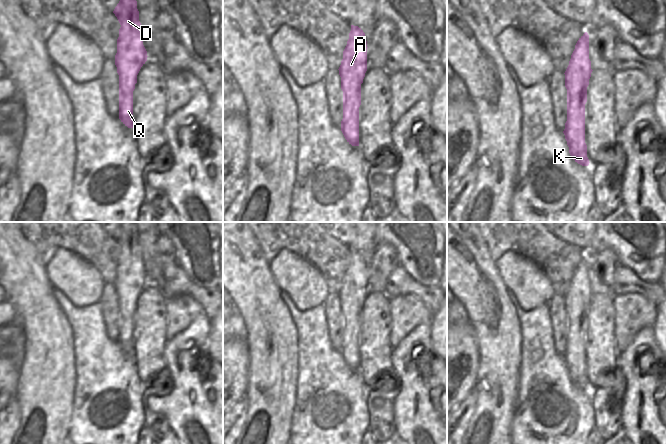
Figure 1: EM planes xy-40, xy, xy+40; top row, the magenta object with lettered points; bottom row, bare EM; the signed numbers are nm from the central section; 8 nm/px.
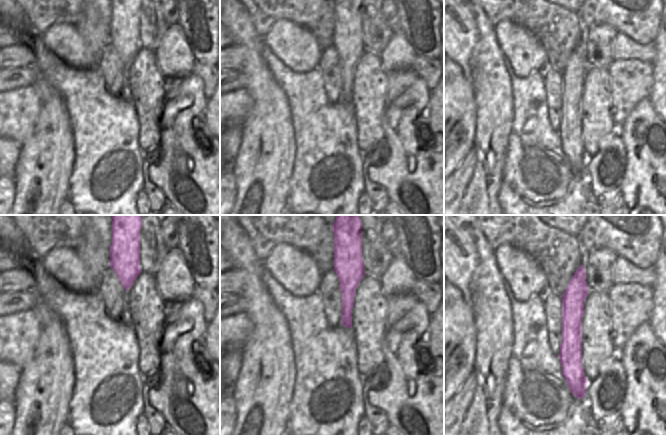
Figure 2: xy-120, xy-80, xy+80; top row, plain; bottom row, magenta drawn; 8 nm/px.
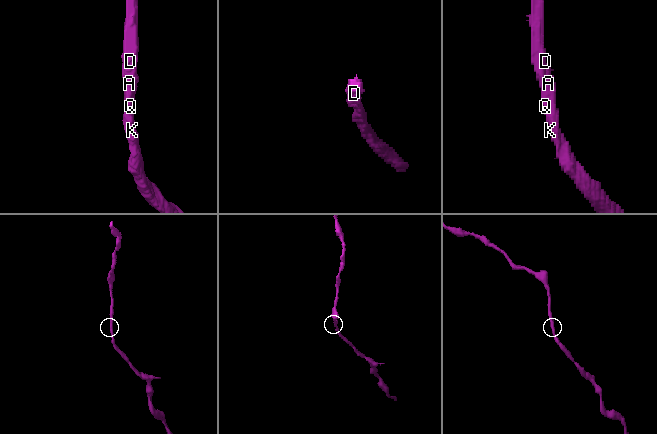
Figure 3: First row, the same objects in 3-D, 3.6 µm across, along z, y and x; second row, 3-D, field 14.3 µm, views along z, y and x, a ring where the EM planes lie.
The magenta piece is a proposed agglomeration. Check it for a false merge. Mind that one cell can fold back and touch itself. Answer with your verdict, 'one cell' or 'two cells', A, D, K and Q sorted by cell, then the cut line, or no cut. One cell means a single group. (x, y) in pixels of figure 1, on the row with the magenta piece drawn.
one cell; groups A D K Q; cut none

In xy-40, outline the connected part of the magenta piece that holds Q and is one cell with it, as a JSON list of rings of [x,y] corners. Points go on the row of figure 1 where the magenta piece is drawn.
[[[120,0],[113,13],[121,27],[115,65],[119,75],[119,119],[133,128],[133,91],[137,75],[147,61],[136,0]]]

